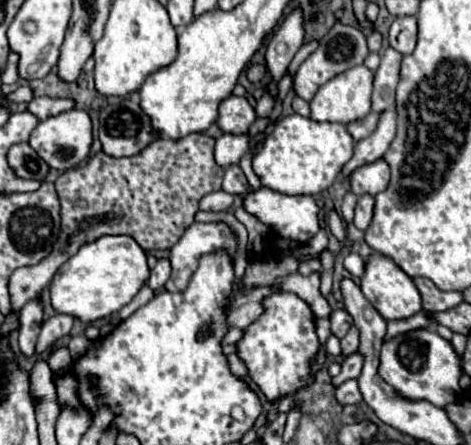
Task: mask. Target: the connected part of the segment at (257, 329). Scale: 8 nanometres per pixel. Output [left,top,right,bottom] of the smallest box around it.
[239,293,319,401]

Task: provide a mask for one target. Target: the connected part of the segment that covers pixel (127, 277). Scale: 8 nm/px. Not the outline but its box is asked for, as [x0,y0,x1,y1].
[51,235,149,323]

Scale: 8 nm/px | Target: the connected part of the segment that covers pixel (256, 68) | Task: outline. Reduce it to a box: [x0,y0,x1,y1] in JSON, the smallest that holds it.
[247,65,267,83]

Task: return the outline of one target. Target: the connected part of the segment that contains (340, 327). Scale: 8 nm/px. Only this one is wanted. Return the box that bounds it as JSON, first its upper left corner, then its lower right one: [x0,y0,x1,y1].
[331,309,353,337]

